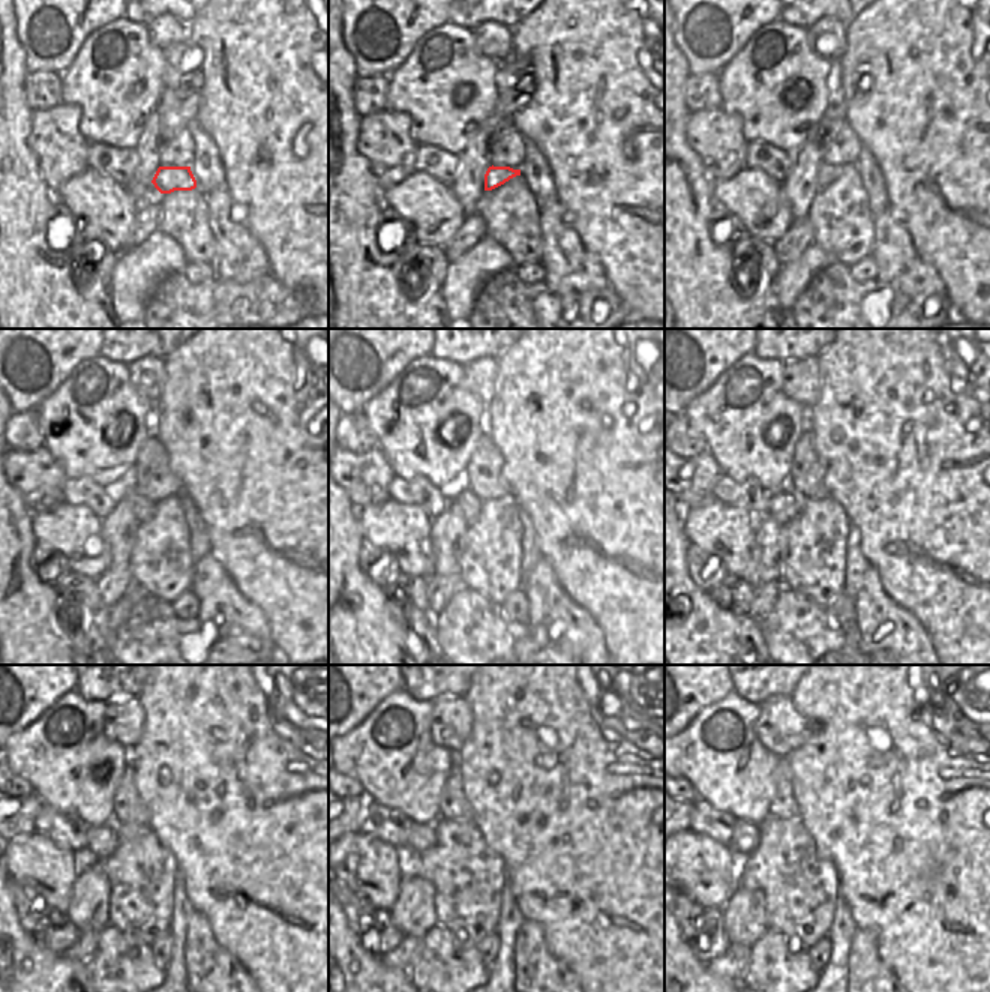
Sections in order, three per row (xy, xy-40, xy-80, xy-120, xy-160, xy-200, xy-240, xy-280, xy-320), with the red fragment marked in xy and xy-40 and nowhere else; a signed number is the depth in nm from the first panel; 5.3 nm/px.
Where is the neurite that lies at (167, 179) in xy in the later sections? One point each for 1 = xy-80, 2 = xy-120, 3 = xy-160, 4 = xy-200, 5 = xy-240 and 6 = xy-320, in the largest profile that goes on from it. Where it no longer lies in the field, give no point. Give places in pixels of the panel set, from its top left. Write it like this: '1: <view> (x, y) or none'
1: xy-80 (827, 174)
2: xy-120 (143, 508)
3: xy-160 (470, 505)
4: xy-200 (783, 505)
5: xy-240 (102, 841)
6: xy-320 (746, 833)

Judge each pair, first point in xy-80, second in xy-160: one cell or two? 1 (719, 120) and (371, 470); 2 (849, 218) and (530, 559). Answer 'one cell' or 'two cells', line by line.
1: one cell
2: two cells

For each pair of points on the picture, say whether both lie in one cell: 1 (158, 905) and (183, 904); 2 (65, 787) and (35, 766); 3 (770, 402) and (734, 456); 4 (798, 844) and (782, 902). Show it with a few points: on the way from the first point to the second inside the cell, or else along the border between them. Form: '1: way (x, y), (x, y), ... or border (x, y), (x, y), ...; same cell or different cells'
1: border (176, 869), (173, 914), (168, 931); different cells
2: way (57, 779), (42, 766); same cell
3: way (756, 416), (750, 422), (750, 437), (746, 443); same cell
4: way (789, 859), (789, 887); same cell

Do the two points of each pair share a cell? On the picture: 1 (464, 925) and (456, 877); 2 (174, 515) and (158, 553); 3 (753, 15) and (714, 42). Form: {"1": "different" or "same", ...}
{"1": "same", "2": "same", "3": "same"}

